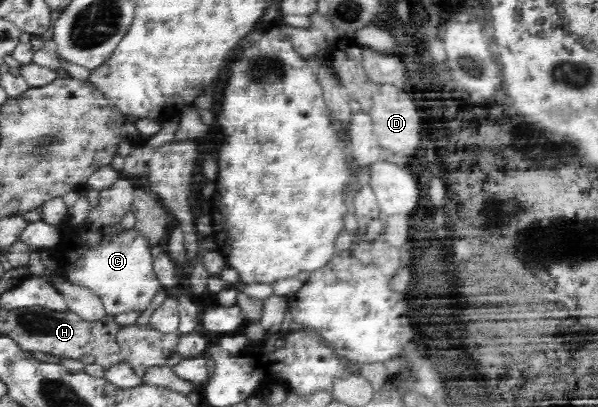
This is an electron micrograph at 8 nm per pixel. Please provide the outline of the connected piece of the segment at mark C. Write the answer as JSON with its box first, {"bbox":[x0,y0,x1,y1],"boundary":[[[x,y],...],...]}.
{"bbox":[56,177,160,315],"boundary":[[[120,177],[118,181],[99,193],[99,203],[92,207],[87,218],[80,225],[71,227],[69,224],[63,231],[63,238],[56,252],[60,273],[72,284],[83,285],[95,295],[101,298],[107,314],[117,315],[121,312],[139,310],[145,311],[151,304],[153,297],[159,291],[160,283],[157,281],[152,268],[151,247],[148,241],[136,230],[118,235],[111,229],[111,224],[118,222],[123,215],[130,211],[134,193],[134,181],[129,178]]]}

